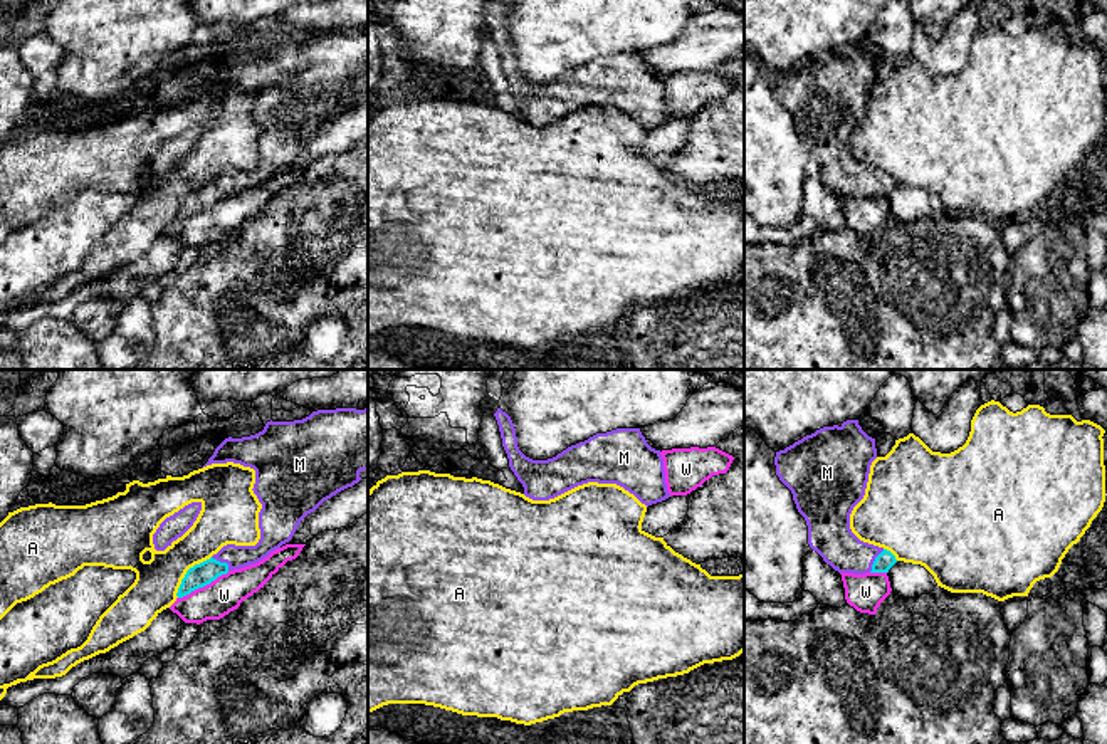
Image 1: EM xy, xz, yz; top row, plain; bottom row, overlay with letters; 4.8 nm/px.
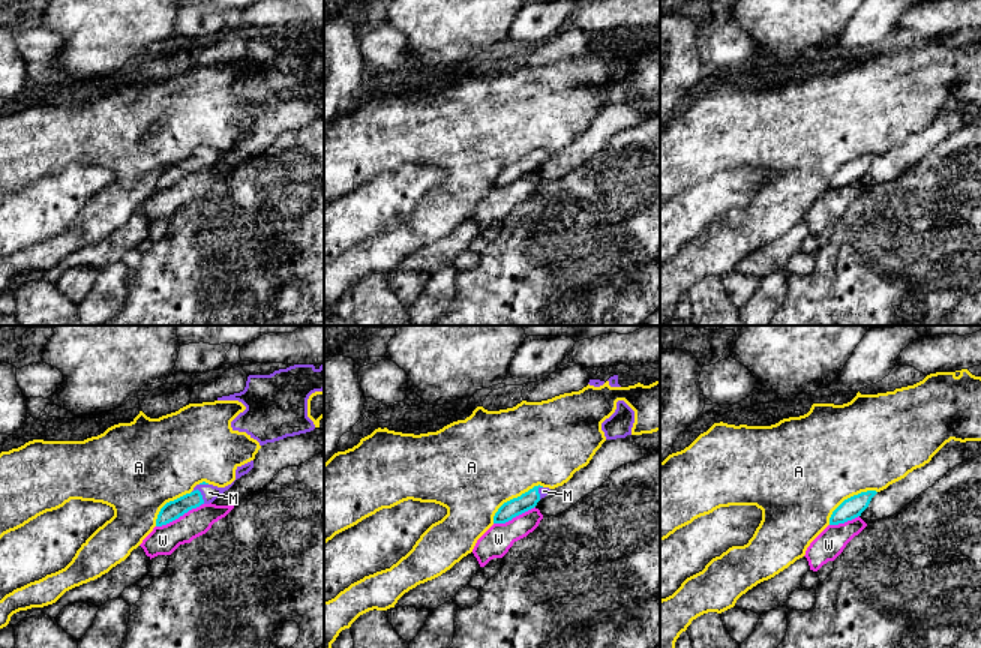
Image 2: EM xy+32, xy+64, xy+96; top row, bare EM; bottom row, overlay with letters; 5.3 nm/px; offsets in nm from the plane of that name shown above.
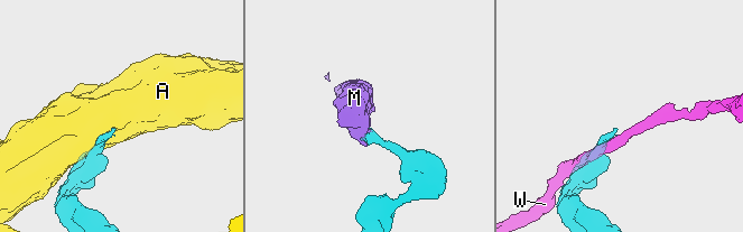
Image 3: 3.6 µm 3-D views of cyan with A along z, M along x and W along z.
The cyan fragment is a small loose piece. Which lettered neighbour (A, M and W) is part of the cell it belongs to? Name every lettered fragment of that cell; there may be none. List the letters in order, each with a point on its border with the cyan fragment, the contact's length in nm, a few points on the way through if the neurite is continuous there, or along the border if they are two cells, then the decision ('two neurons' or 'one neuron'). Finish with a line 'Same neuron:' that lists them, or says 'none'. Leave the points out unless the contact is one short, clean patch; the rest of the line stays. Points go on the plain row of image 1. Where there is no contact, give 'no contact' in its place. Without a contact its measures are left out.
A: xy (187, 197) | 260 nm | two neurons
M: yz (874, 185) | 130 nm | across yz (886, 183), (874, 185), (849, 178), (830, 160) | one neuron
W: xy (204, 209) | 280 nm | two neurons
Same neuron: M

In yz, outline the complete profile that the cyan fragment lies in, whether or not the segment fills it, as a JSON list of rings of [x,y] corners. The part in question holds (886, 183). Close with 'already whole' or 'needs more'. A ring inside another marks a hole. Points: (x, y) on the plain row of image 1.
[[[858,44],[823,50],[774,81],[776,99],[791,114],[796,133],[806,144],[810,171],[838,196],[889,196],[897,186],[890,175],[860,165],[850,153],[850,138],[865,119],[875,82],[875,62],[862,54]]] | needs more

